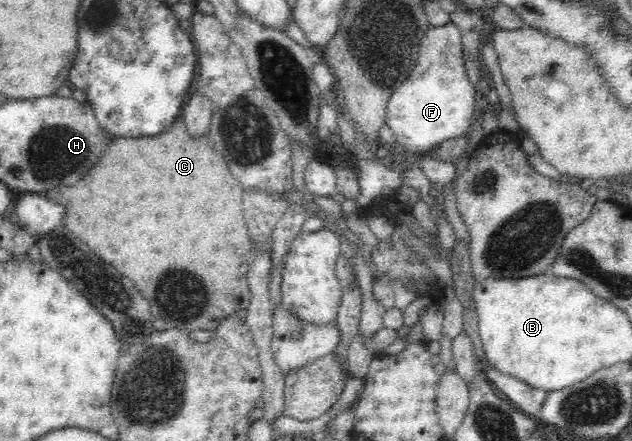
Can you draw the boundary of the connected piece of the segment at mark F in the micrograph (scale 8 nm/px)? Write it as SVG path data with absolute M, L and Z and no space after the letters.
M452 21L430 26L420 42L417 63L410 76L392 94L386 106L386 123L396 143L409 154L422 154L438 144L469 132L476 116L474 89L462 66L462 39Z

